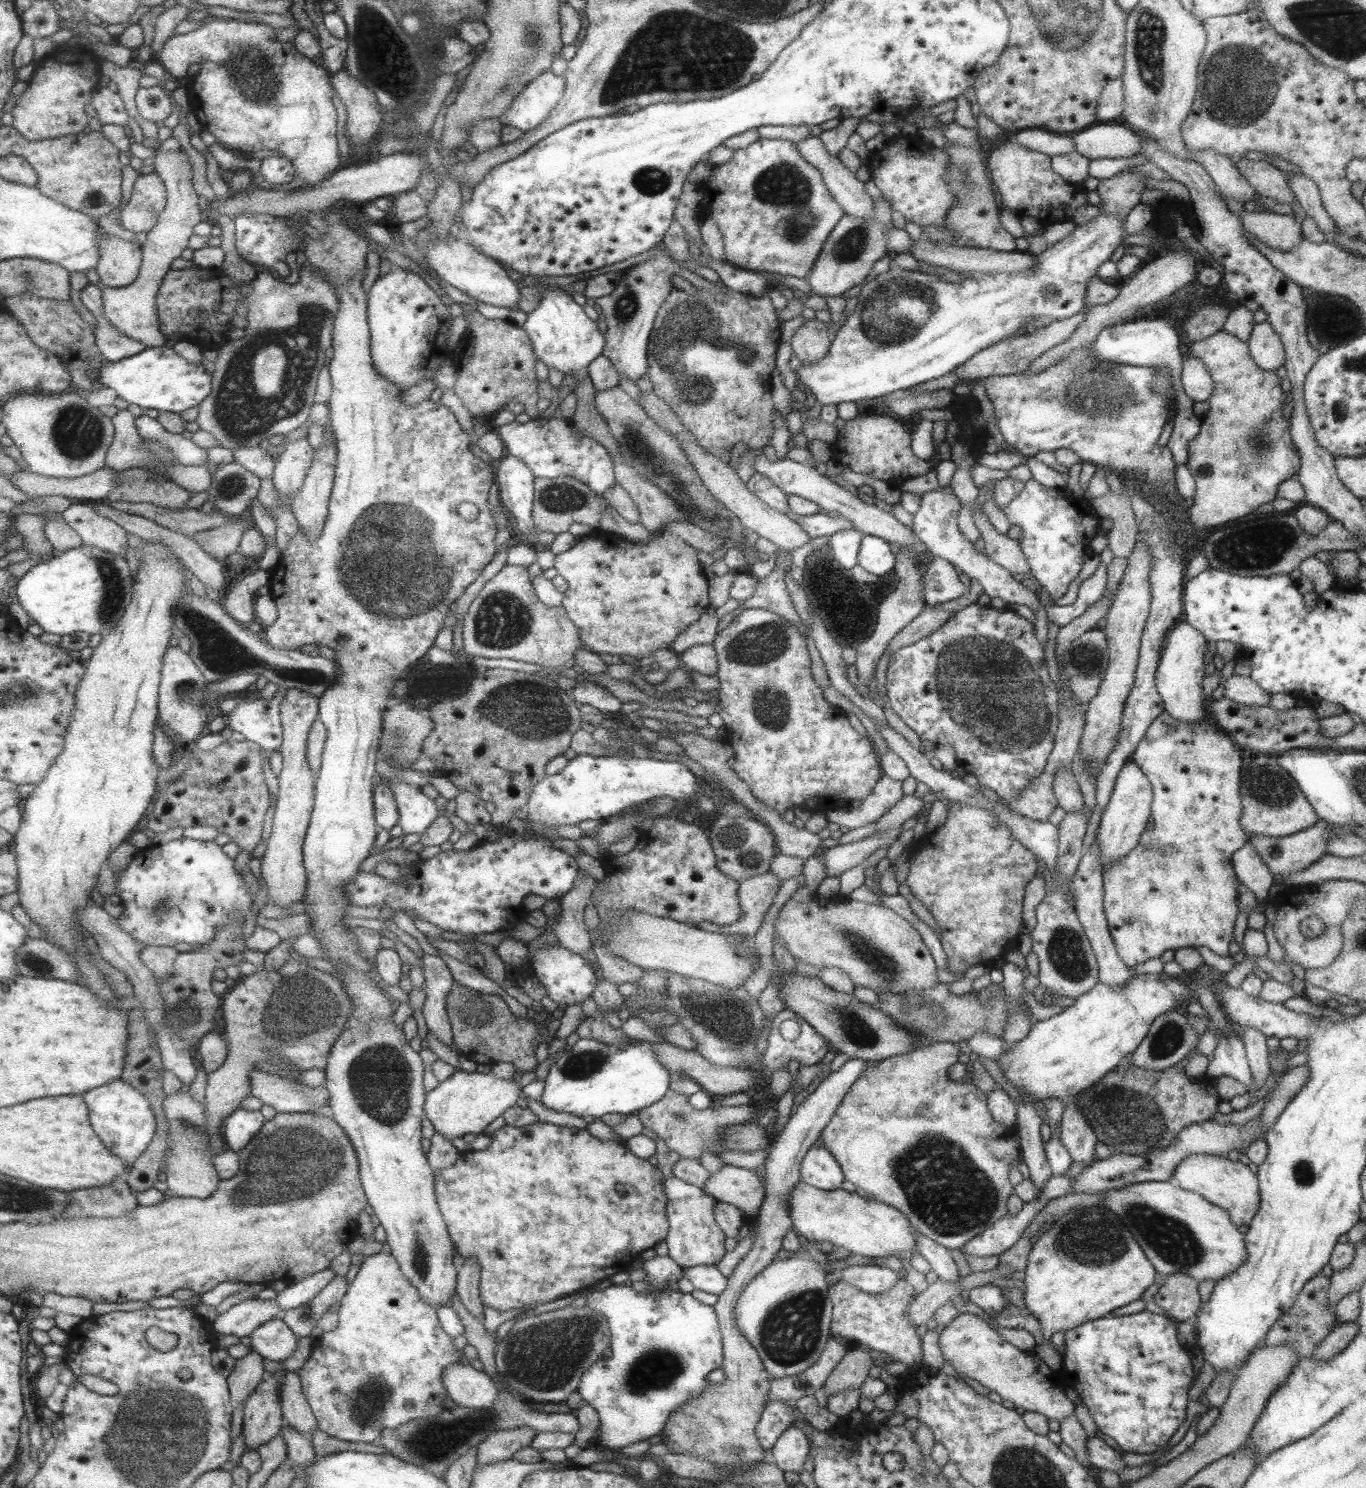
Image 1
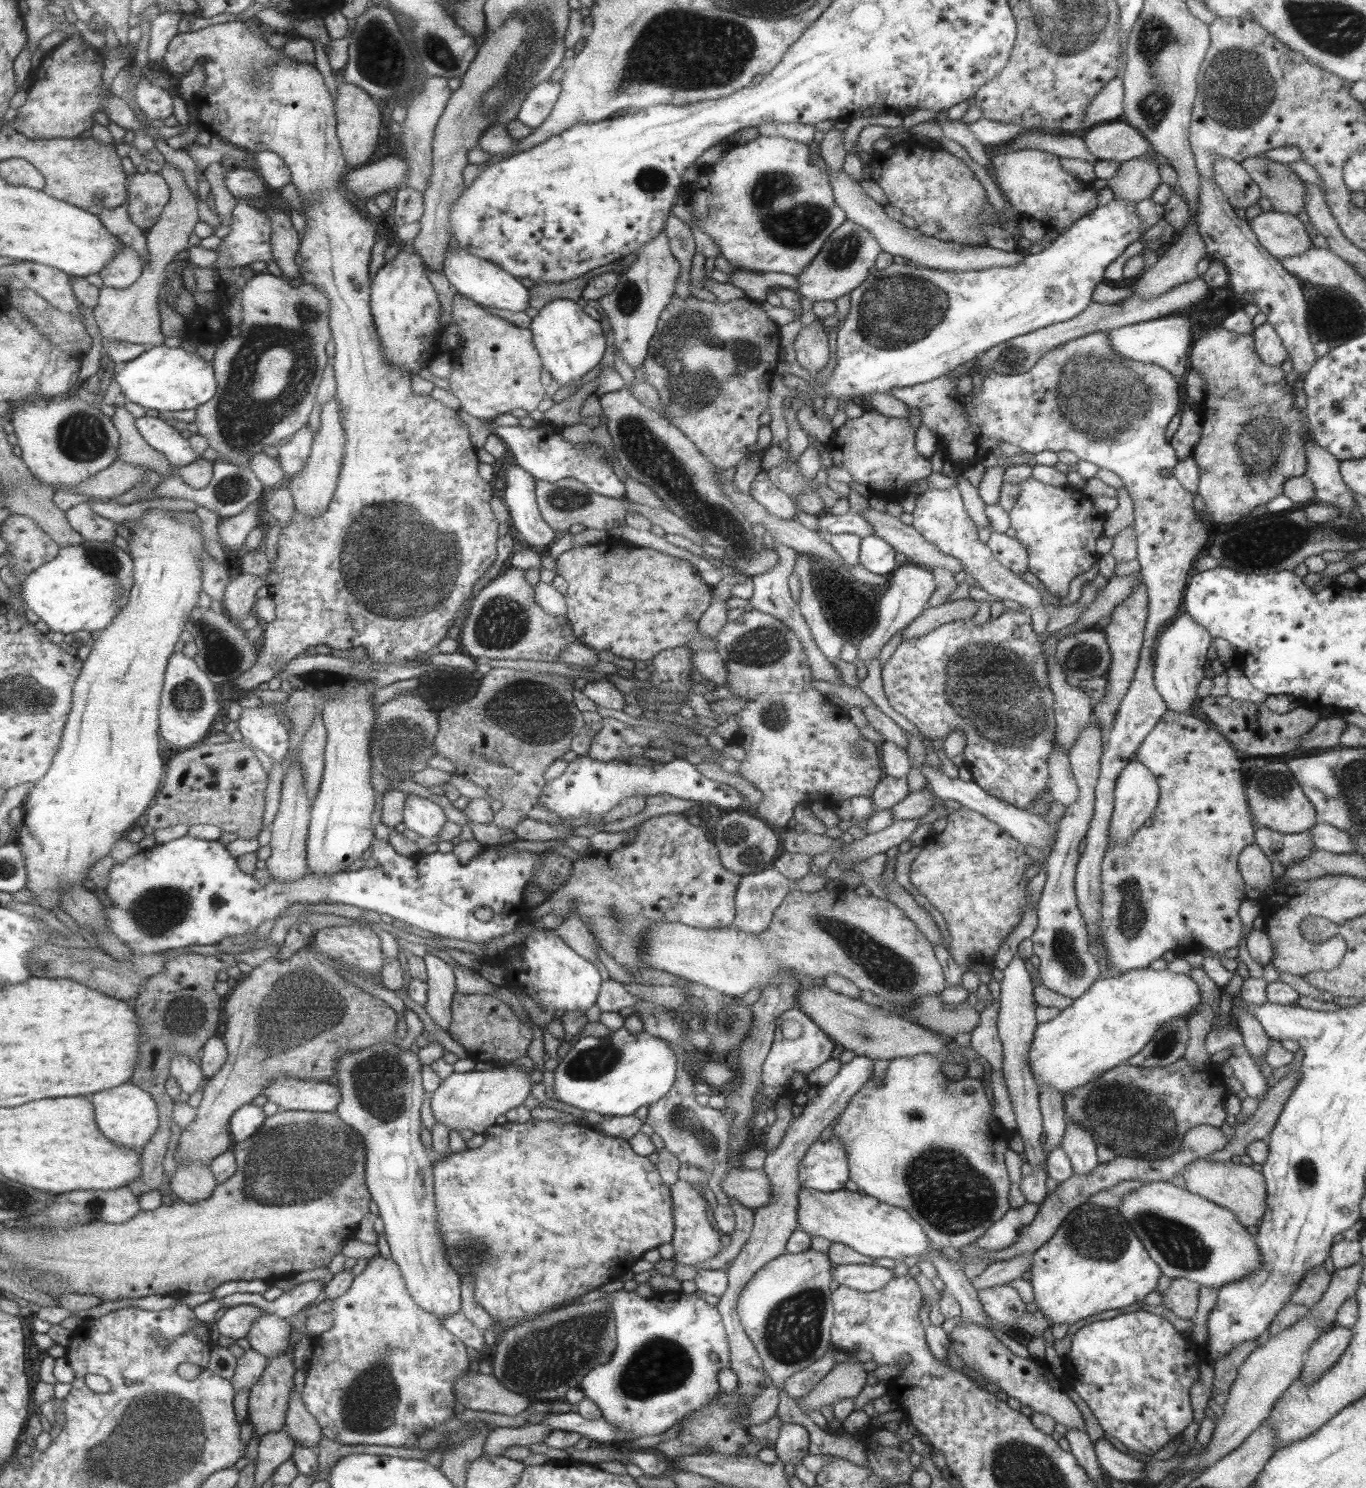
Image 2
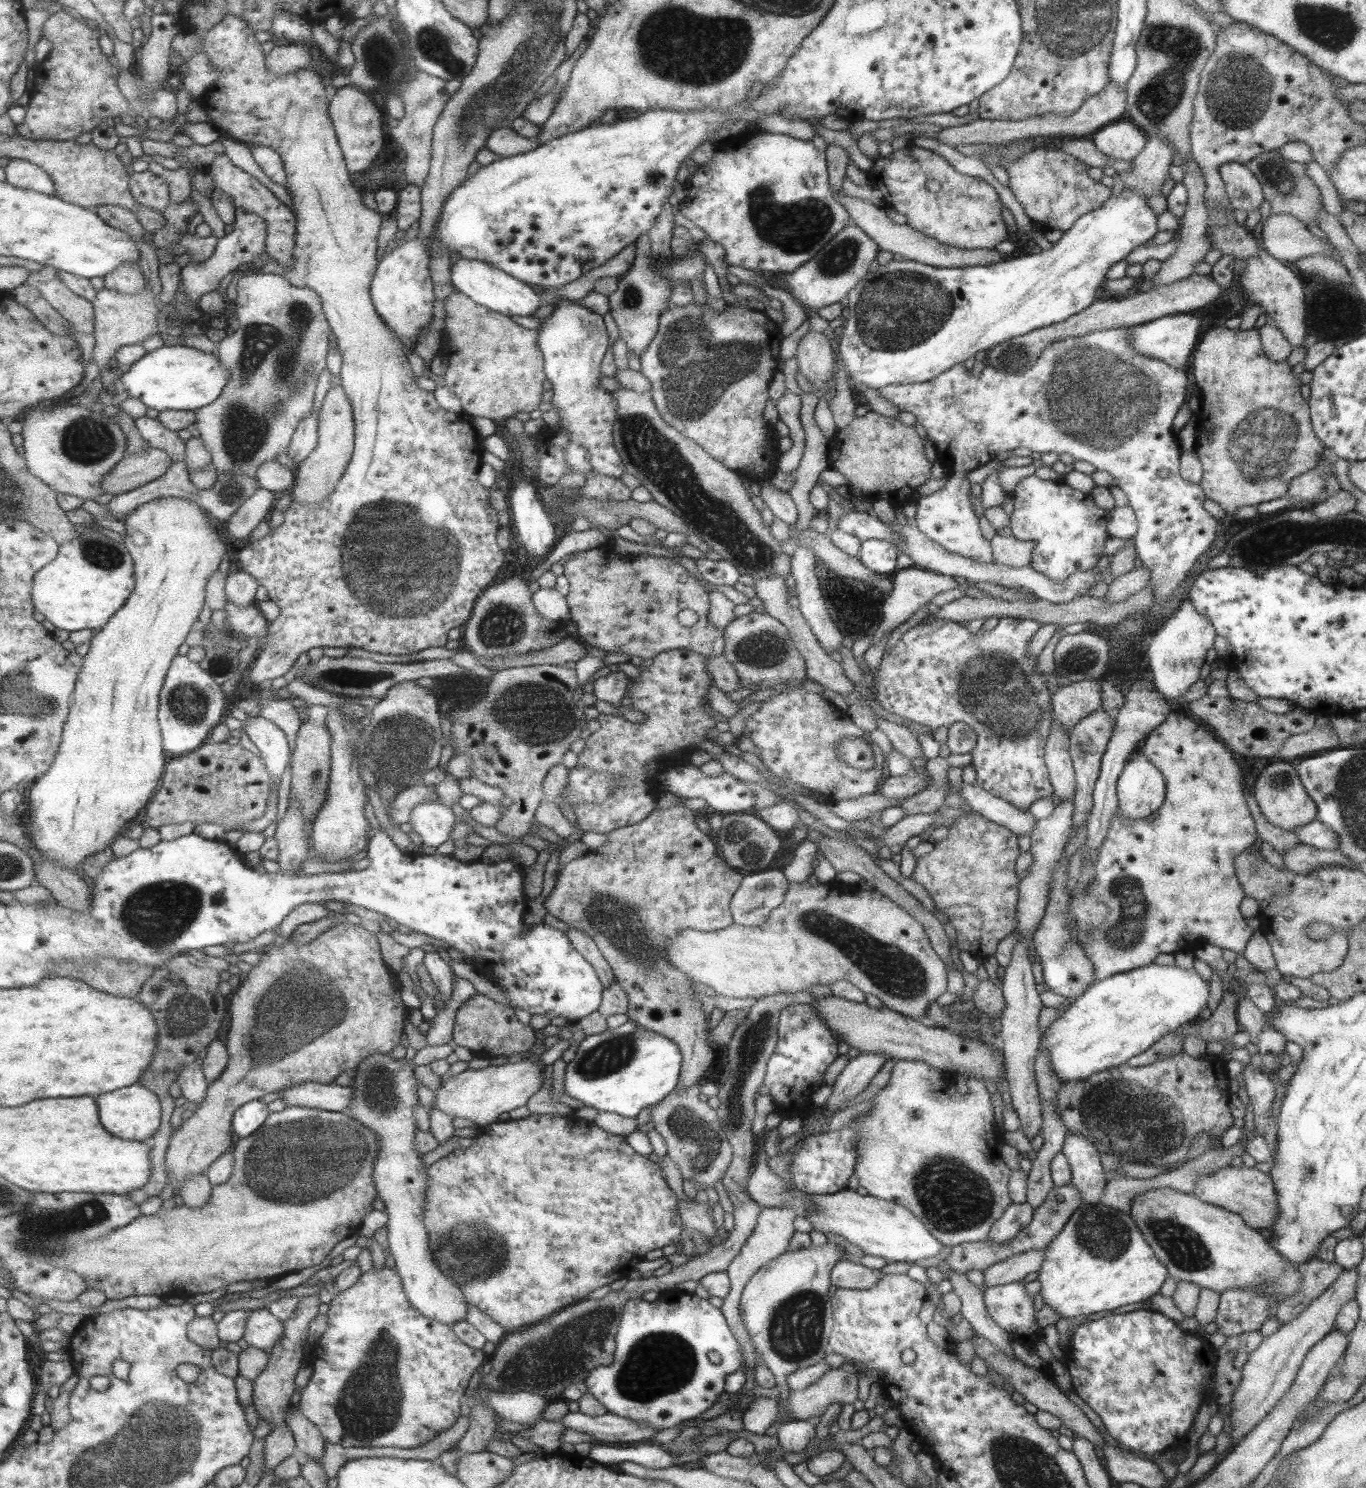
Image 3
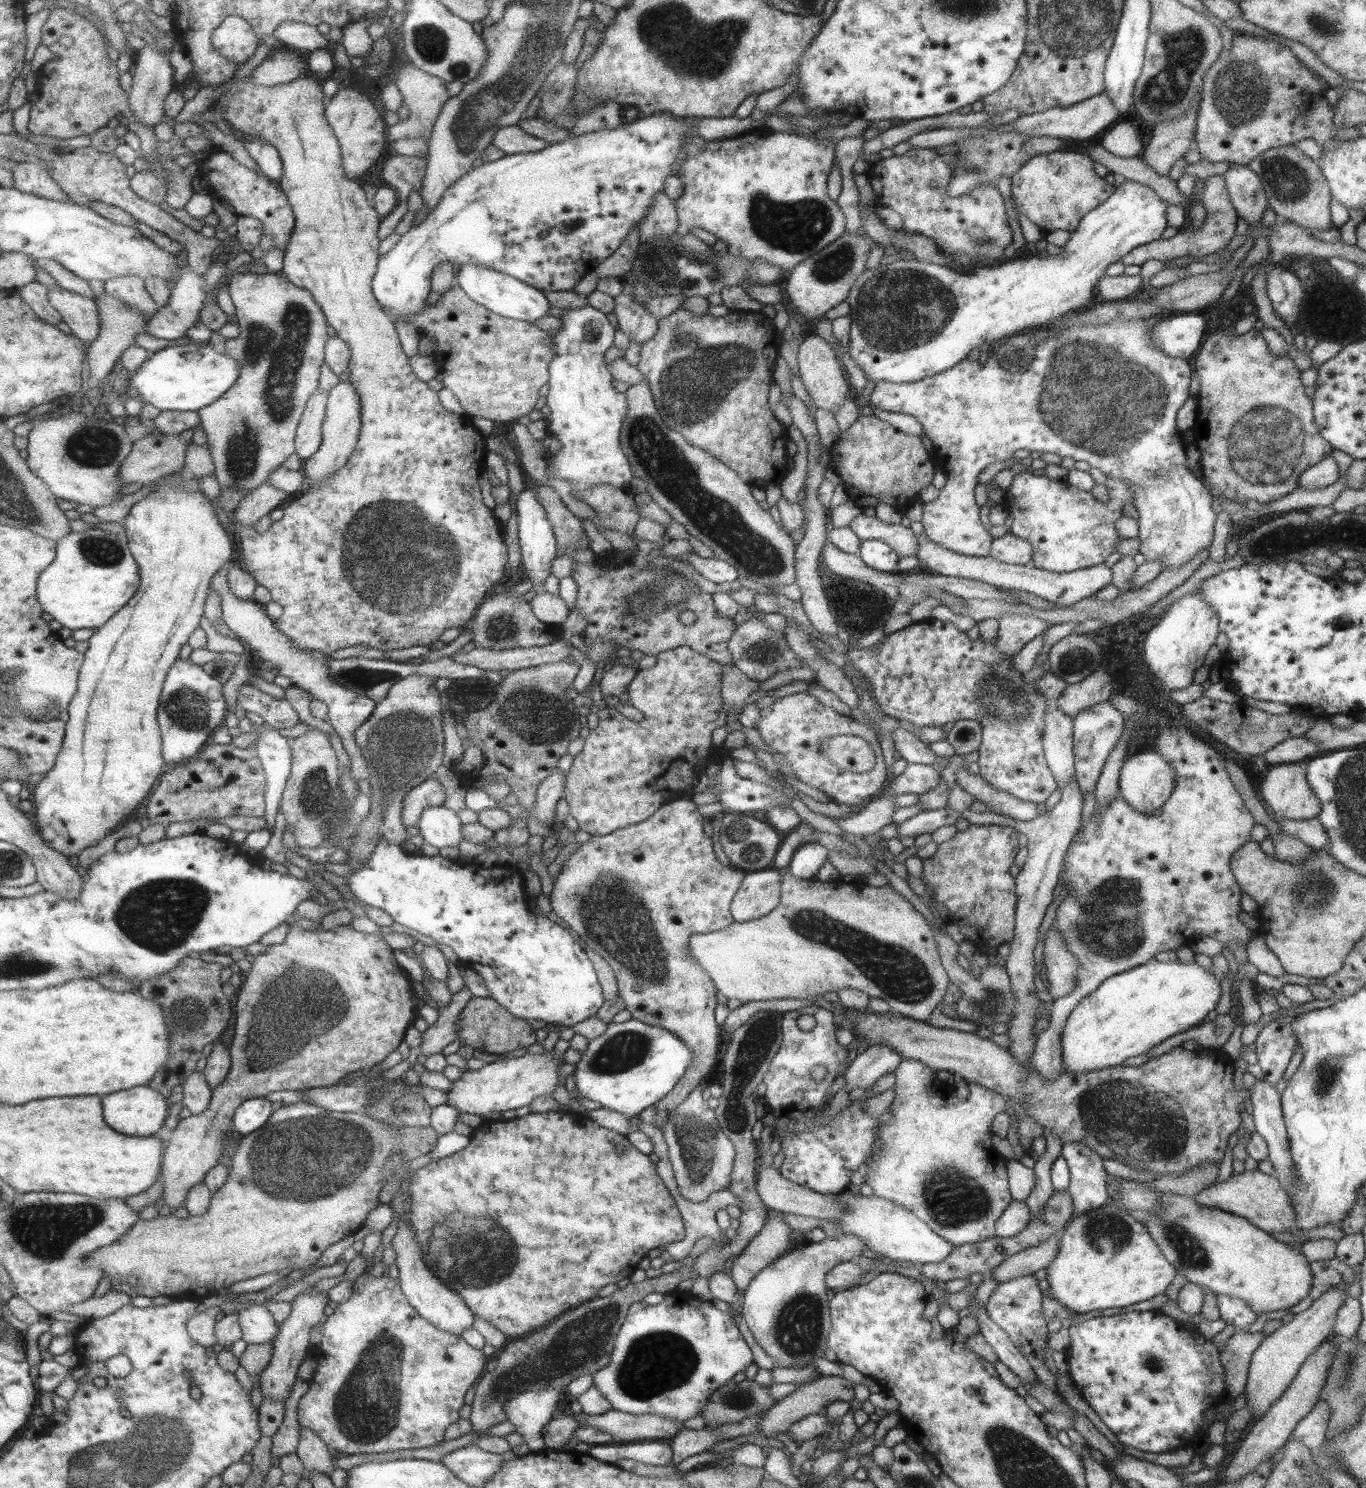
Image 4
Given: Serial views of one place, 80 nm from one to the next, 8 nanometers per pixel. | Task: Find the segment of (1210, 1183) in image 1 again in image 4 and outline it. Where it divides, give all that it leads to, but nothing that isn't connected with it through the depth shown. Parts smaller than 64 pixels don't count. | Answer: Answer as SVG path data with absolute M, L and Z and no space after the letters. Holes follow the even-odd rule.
M1259 1169L1244 1170L1241 1174L1233 1173L1227 1180L1214 1182L1197 1192L1193 1199L1200 1205L1242 1216L1247 1222L1265 1232L1295 1232L1294 1212L1288 1192L1274 1174L1263 1174Z

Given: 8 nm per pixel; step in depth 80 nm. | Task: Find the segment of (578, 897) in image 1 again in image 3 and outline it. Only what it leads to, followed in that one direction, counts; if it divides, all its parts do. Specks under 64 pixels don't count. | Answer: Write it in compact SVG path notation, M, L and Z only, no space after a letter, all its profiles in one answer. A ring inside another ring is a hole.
M567 928L565 936L570 940L572 947L594 968L603 987L611 984L615 978L612 968L598 951L596 944L583 934L582 930Z

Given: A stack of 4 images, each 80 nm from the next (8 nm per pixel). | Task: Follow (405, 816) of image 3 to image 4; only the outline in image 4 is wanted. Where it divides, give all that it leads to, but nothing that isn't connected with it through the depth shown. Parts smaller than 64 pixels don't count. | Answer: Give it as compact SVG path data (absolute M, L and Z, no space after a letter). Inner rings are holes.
M437 776L425 780L425 783L413 788L413 791L409 792L404 800L403 824L415 827L419 822L421 813L427 807L445 804L446 794Z

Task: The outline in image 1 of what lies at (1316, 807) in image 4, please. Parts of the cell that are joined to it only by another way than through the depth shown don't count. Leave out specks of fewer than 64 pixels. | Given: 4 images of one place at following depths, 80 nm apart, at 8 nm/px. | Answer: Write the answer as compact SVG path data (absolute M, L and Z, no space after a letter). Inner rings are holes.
M1257 766L1243 774L1239 786L1241 830L1251 836L1287 836L1309 828L1318 820L1313 807L1300 792L1295 780L1278 766Z

